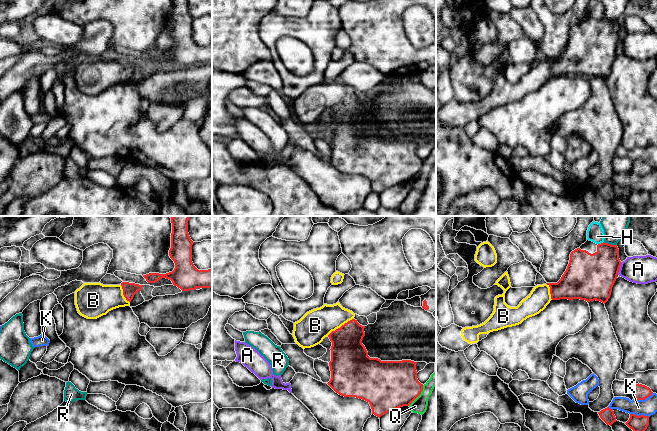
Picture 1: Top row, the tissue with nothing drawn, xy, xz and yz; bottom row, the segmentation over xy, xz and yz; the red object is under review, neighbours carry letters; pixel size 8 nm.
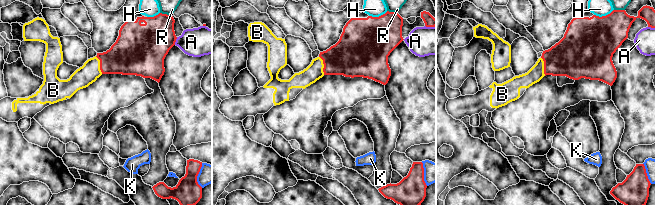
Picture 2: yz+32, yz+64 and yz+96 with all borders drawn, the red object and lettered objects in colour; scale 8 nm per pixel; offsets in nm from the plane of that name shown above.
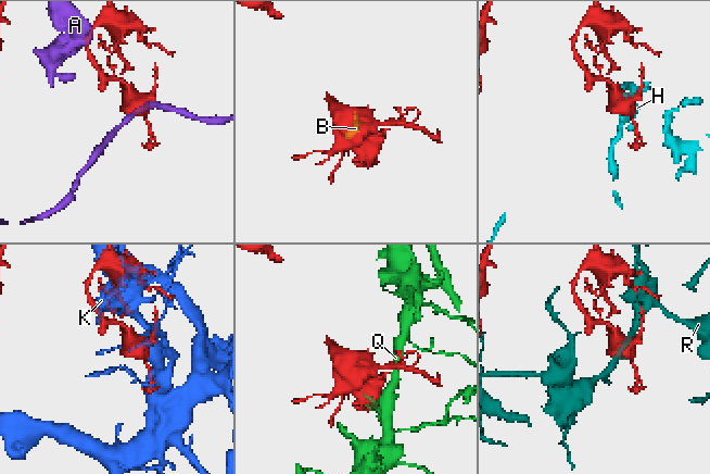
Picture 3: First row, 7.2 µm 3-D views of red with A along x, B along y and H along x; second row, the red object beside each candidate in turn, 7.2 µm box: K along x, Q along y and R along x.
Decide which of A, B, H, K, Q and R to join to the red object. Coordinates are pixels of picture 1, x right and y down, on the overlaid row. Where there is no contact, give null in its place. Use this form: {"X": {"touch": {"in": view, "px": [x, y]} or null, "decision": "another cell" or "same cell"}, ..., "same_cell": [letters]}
{"A": {"touch": {"in": "yz", "px": [619, 268]}, "decision": "another cell"}, "B": {"touch": {"in": "xz", "px": [341, 326]}, "decision": "same cell"}, "H": {"touch": {"in": "yz", "px": [601, 243]}, "decision": "another cell"}, "K": {"touch": {"in": "yz", "px": [643, 399]}, "decision": "another cell"}, "Q": {"touch": {"in": "xz", "px": [418, 395]}, "decision": "another cell"}, "R": {"touch": {"in": "yz", "px": [610, 244]}, "decision": "another cell"}, "same_cell": ["B"]}

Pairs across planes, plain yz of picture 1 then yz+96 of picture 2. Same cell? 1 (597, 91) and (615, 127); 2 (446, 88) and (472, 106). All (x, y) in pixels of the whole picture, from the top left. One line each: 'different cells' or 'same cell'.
1: same cell
2: different cells

